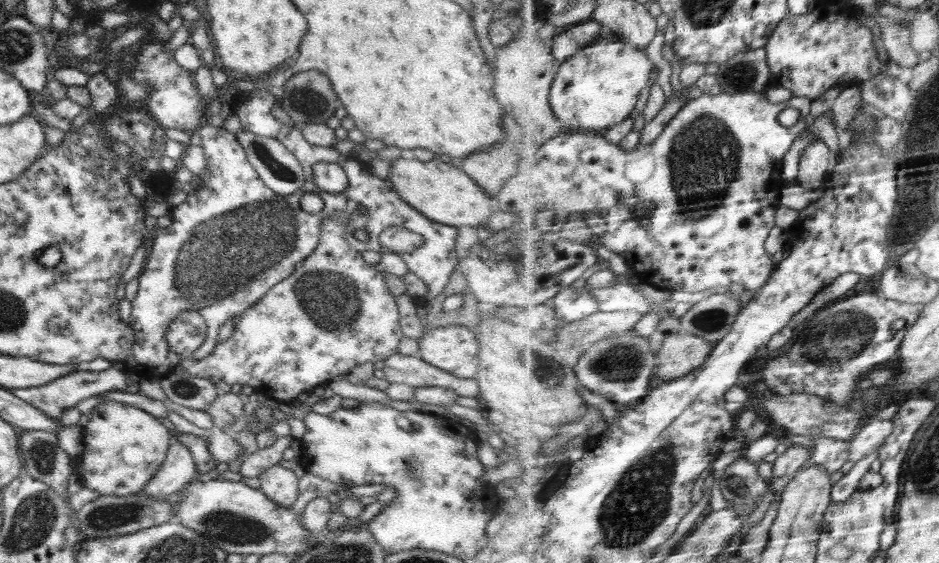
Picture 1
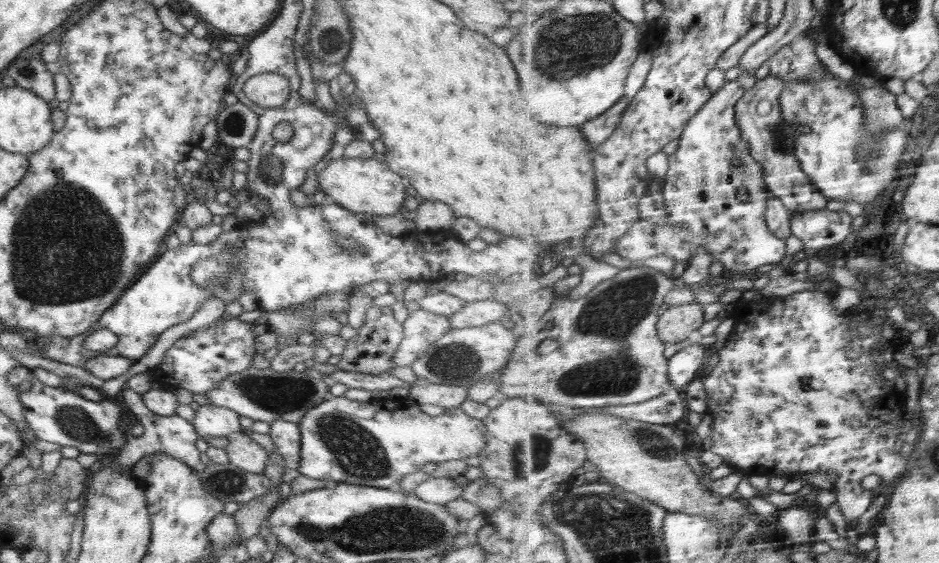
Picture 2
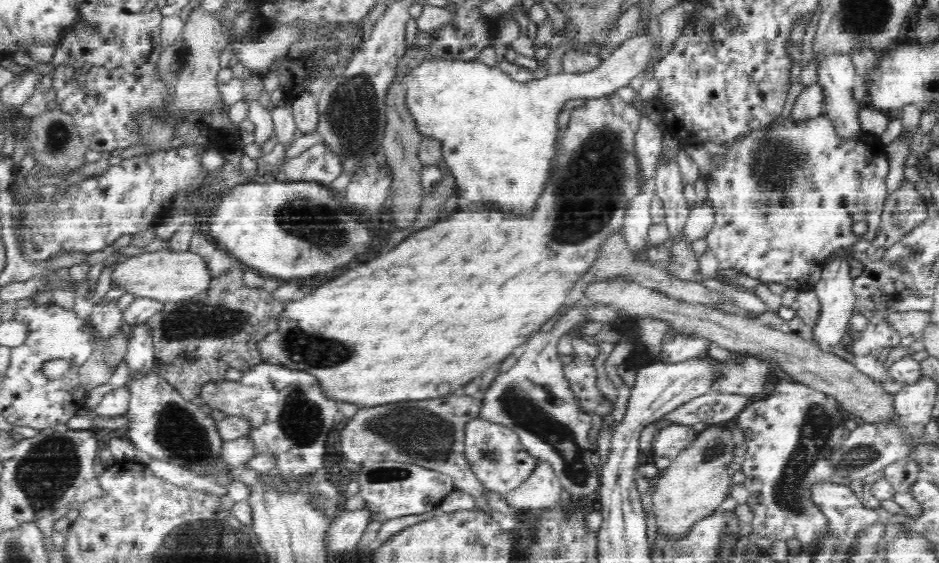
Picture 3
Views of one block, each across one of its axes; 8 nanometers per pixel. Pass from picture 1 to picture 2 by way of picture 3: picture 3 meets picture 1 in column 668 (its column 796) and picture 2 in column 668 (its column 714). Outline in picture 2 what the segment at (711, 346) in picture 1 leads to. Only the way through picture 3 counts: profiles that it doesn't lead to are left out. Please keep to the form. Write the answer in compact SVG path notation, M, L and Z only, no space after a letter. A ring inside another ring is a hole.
M691 302L667 310L659 322L659 334L670 344L680 344L694 339L704 324L704 305Z

